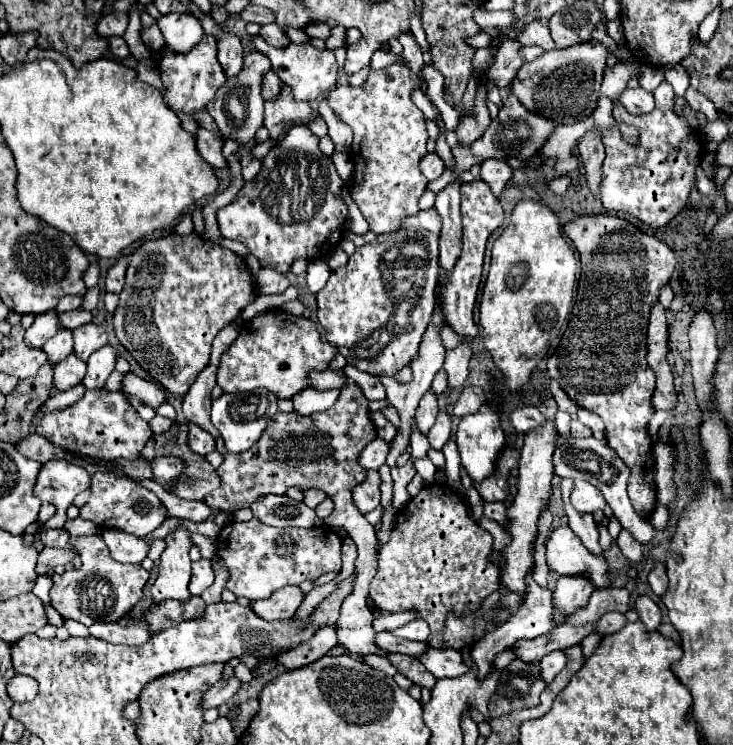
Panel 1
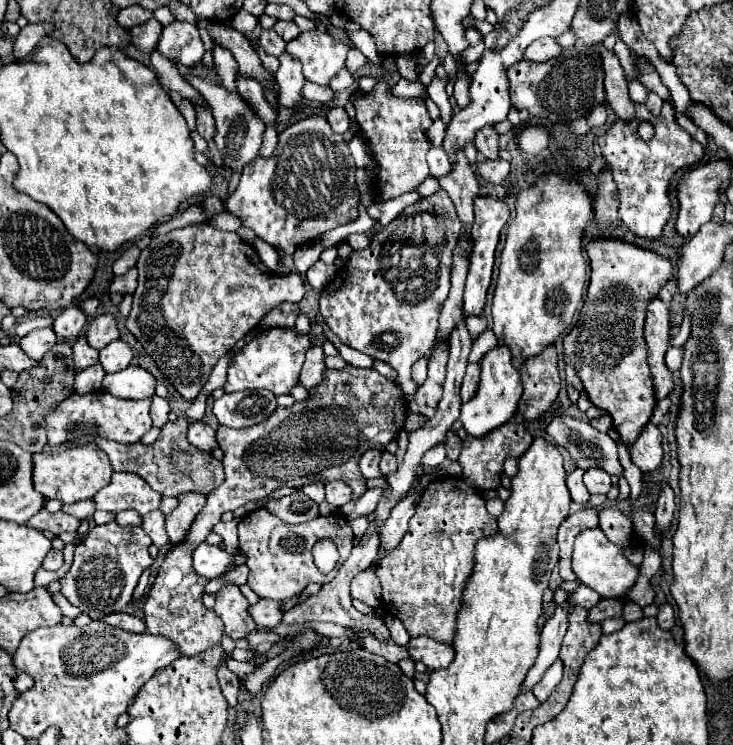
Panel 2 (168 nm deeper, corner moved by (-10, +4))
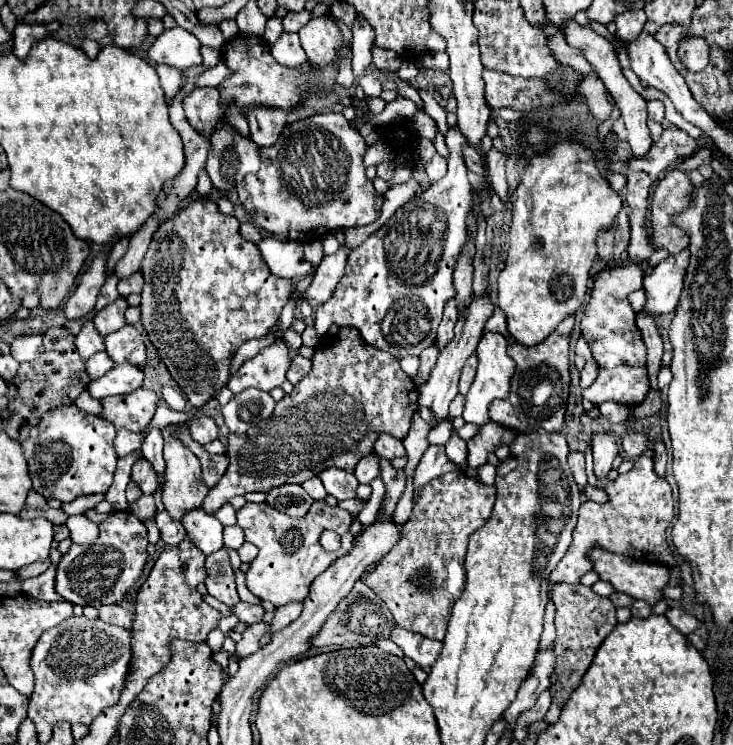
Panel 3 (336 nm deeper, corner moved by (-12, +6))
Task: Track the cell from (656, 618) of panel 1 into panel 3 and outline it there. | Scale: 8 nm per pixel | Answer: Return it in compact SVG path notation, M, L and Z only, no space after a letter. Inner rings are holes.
M668 609L666 617L672 623L672 627L678 629L682 635L690 635L700 627L700 621L690 613L686 613L684 609Z

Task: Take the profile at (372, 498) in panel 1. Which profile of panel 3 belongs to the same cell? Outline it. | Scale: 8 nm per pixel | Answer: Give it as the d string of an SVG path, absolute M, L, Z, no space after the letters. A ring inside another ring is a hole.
M382 433L374 445L374 453L380 455L380 457L386 457L388 461L394 459L394 457L404 457L406 455L406 449L402 445L400 439L396 437L390 437L386 433Z

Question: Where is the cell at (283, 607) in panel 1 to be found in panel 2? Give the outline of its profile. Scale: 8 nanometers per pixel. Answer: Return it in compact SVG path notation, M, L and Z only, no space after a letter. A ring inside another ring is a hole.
M260 599L256 605L250 605L250 615L262 627L276 627L282 623L282 601Z

